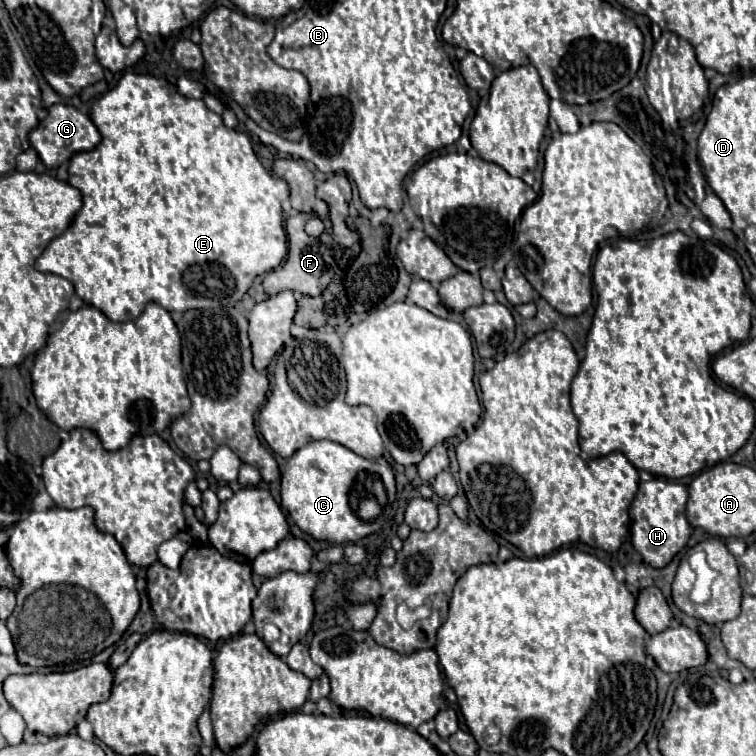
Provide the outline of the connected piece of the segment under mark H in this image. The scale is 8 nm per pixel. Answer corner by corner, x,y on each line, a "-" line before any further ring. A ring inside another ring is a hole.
651,478
639,484
635,502
631,504
631,542
643,560
653,568
667,566
673,556
685,548
691,536
691,524
685,516
687,486
665,478

